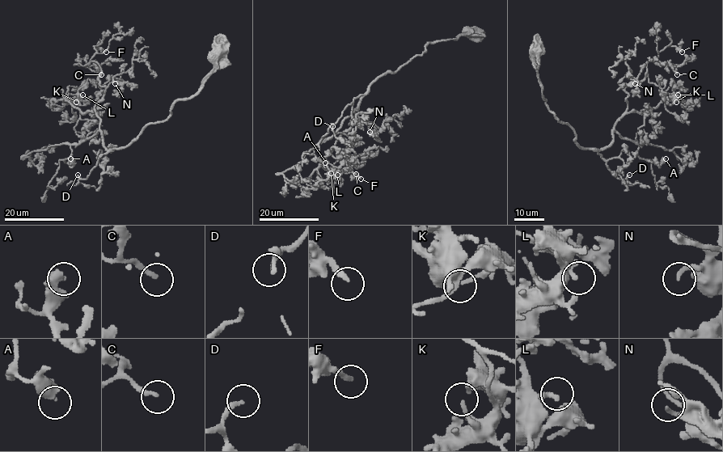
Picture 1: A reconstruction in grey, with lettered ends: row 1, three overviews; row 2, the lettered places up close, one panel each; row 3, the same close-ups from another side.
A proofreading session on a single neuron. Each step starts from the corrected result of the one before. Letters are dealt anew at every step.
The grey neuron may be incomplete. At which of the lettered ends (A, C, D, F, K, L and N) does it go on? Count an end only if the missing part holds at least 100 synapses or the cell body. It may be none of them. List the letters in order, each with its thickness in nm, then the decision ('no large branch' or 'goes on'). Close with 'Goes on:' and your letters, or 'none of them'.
A: 320 nm thick; no large branch
C: 190 nm thick; no large branch
D: 190 nm thick; goes on
F: 200 nm thick; no large branch
K: 140 nm thick; no large branch
L: 280 nm thick; no large branch
N: 200 nm thick; no large branch
Goes on: D

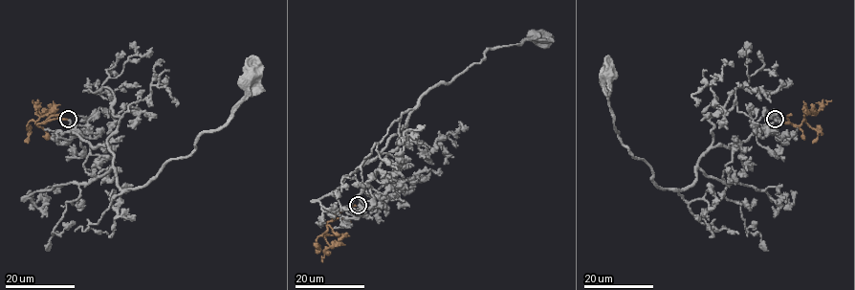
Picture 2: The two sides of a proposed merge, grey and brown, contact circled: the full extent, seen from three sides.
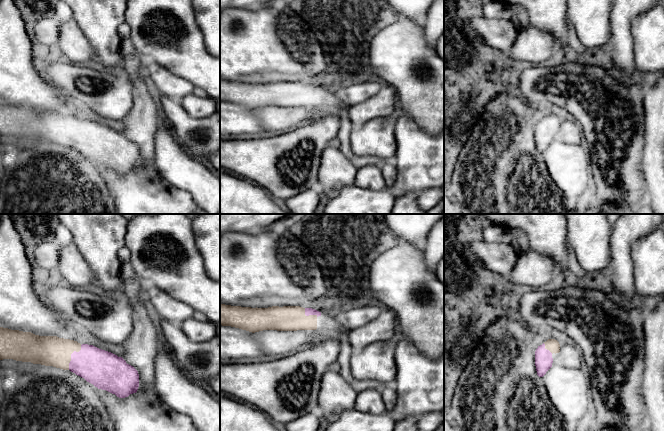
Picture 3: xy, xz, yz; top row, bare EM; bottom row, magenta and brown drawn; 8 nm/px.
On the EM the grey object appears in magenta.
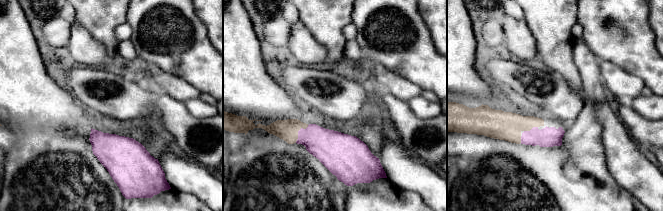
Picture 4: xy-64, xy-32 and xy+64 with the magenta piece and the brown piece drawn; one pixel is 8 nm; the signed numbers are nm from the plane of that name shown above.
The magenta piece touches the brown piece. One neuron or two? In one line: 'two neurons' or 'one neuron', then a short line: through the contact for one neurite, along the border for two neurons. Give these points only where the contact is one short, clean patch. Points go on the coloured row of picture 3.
one neuron; line xy (99, 367), (96, 364), (71, 355), (53, 351)

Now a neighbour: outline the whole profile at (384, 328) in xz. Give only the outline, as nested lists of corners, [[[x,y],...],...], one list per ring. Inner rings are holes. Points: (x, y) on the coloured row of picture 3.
[[[384,309],[371,322],[345,333],[353,352],[375,342],[394,342],[398,338],[397,318],[393,311]]]

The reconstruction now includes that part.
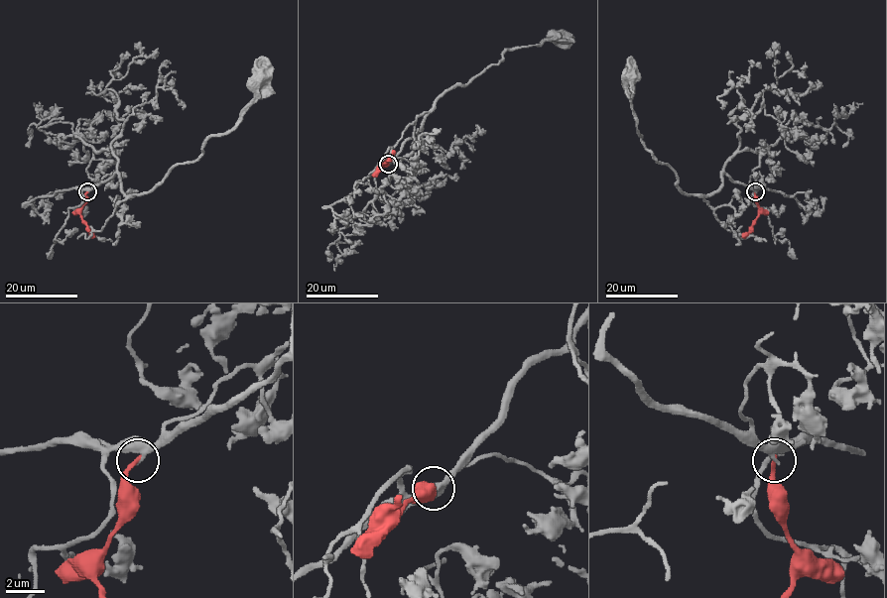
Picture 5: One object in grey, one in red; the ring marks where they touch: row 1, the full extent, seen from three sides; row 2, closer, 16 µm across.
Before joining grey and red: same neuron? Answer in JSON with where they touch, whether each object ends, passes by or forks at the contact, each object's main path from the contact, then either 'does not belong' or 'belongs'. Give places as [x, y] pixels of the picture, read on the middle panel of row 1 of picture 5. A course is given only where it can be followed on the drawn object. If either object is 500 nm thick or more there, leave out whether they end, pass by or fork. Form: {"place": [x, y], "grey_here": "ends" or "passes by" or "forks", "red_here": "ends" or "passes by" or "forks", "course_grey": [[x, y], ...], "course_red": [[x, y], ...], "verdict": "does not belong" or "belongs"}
{"place": [388, 164], "grey_here": "passes by", "red_here": "ends", "course_grey": [[388, 164], [445, 91], [496, 64], [506, 50], [563, 41]], "course_red": [[388, 164], [380, 167], [394, 150]], "verdict": "does not belong"}

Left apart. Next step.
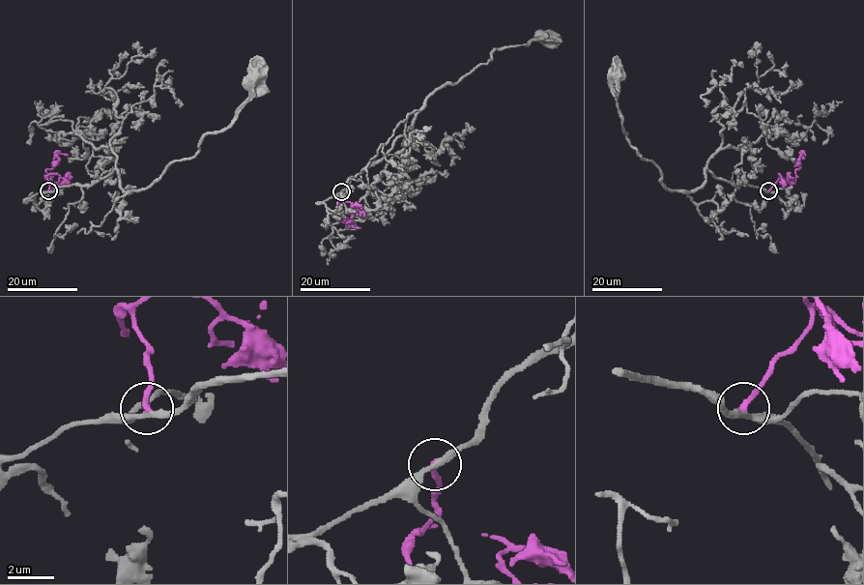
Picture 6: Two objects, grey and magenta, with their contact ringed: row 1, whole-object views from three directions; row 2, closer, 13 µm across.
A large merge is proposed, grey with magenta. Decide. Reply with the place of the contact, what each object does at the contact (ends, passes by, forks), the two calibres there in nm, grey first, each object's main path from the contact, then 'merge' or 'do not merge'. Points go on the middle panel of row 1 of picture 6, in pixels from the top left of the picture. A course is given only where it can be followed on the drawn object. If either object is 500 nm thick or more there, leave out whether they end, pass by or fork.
place (341, 191); grey passes by; magenta ends; calibres 260 and 280 nm; course grey (341, 191), (411, 128), (436, 90), (485, 64), (495, 49), (550, 41); course magenta (341, 191), (342, 199), (337, 202), (343, 219), (338, 219), (360, 228); merge

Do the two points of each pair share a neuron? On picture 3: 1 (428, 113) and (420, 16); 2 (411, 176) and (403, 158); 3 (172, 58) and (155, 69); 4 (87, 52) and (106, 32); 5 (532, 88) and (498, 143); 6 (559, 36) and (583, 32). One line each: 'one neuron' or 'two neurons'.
1: two neurons
2: one neuron
3: two neurons
4: two neurons
5: two neurons
6: two neurons

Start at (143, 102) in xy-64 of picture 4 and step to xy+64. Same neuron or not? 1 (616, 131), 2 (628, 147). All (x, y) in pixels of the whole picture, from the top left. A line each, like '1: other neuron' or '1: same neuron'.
1: other neuron
2: other neuron

